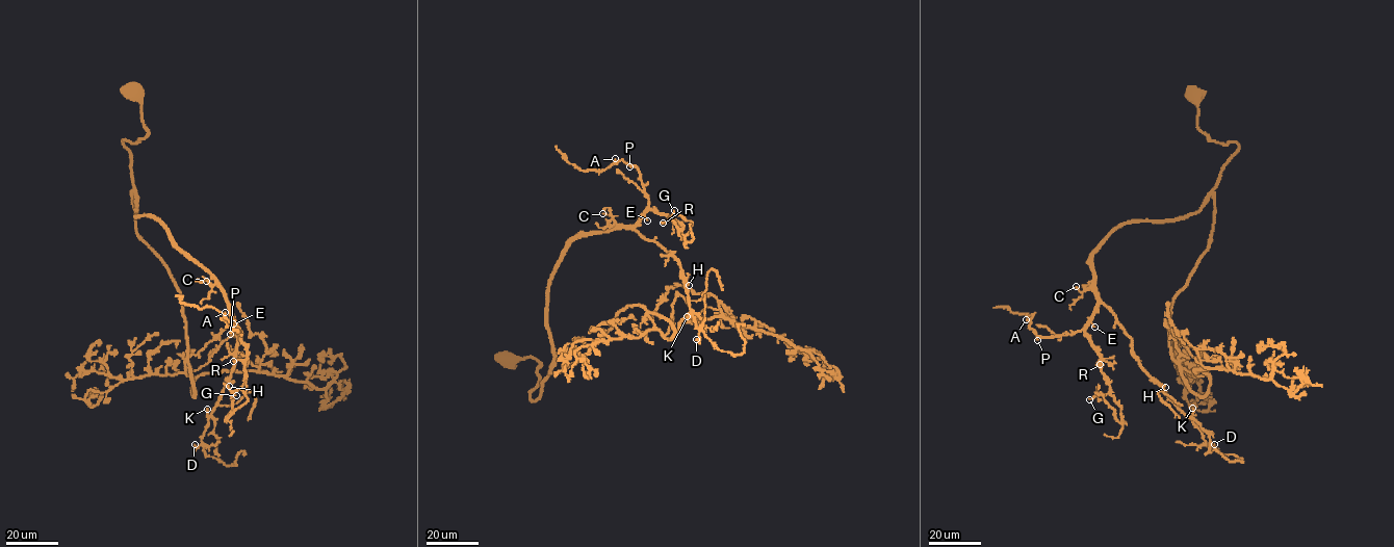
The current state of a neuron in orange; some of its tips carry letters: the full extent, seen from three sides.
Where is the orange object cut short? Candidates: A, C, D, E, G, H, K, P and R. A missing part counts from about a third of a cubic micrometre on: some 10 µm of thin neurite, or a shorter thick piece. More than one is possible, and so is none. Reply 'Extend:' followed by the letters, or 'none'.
Extend: A, G, P, R

